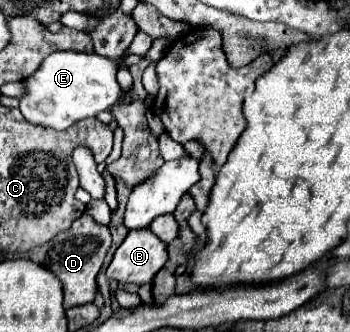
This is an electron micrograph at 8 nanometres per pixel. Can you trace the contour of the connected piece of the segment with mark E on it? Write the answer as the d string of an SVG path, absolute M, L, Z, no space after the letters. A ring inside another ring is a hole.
M53 53L25 79L25 95L19 97L19 111L33 125L63 131L81 119L99 115L117 101L121 95L115 79L117 69L119 63L97 57L95 53Z

